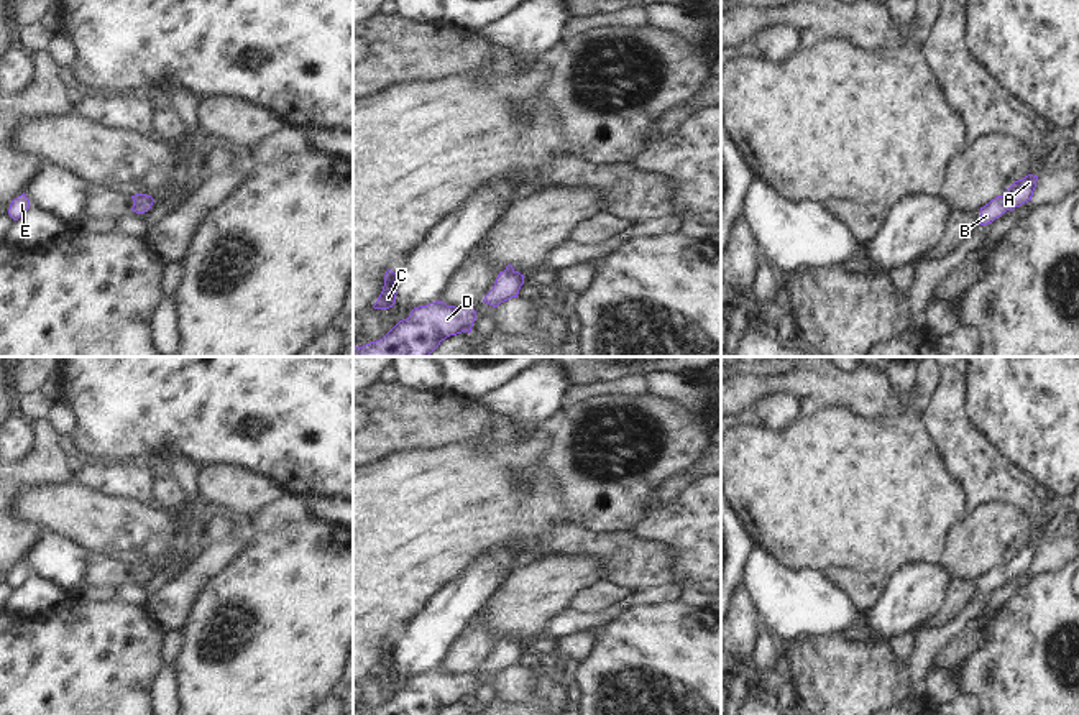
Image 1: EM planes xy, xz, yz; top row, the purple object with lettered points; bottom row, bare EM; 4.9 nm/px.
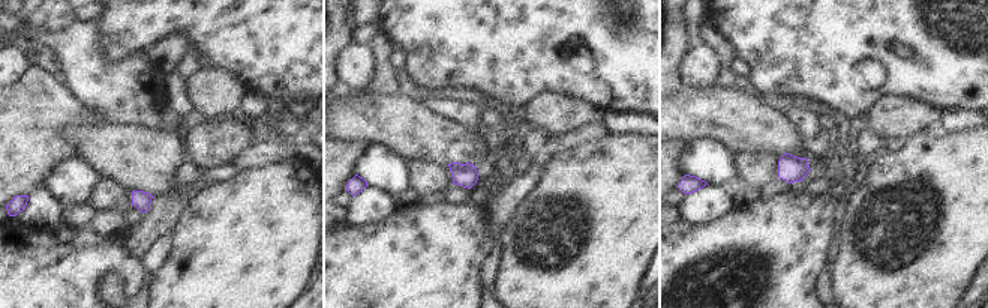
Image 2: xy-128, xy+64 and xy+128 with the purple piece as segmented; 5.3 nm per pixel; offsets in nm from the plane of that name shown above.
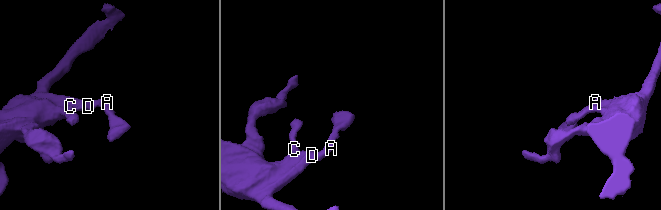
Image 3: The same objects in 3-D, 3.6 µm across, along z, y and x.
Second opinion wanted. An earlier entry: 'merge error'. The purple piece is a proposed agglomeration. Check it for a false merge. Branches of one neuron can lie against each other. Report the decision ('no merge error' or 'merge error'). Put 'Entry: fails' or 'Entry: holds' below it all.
no merge error
Entry: fails

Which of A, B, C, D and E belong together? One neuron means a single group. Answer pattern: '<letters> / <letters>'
A B C D E

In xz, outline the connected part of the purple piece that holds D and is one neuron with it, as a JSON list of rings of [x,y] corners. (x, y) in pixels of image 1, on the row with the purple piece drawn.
[[[443,301],[419,306],[383,339],[363,347],[353,345],[353,357],[429,357],[447,337],[470,334],[475,319],[471,306],[455,307]]]

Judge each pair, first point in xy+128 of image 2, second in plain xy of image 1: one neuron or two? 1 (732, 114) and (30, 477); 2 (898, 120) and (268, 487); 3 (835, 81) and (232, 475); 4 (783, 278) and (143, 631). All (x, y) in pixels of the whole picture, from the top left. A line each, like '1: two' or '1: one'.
1: two
2: one
3: two
4: one

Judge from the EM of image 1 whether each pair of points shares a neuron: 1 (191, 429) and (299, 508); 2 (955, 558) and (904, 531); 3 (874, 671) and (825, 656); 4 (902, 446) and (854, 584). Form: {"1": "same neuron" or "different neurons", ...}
{"1": "different neurons", "2": "different neurons", "3": "same neuron", "4": "different neurons"}

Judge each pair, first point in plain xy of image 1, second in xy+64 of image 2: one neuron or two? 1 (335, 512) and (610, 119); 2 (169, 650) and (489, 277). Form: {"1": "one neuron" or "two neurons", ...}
{"1": "one neuron", "2": "one neuron"}

